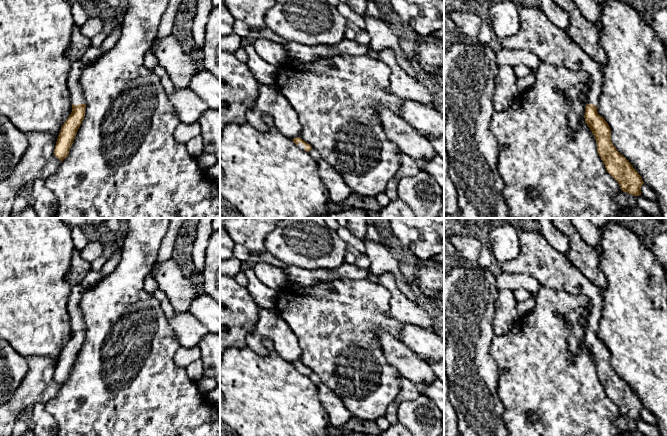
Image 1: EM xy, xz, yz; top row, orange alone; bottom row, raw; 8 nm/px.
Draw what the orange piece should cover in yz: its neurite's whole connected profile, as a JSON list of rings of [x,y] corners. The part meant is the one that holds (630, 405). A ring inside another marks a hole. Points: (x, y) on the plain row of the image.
[[[518,229],[520,254],[501,265],[502,272],[525,274],[535,278],[542,286],[582,295],[590,302],[590,312],[585,331],[585,347],[592,355],[598,378],[607,396],[618,406],[623,416],[641,419],[644,408],[631,387],[620,378],[611,365],[611,353],[597,336],[601,317],[600,288],[594,285],[566,257],[555,250],[539,233]]]

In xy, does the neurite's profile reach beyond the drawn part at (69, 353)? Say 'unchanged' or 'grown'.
grown

